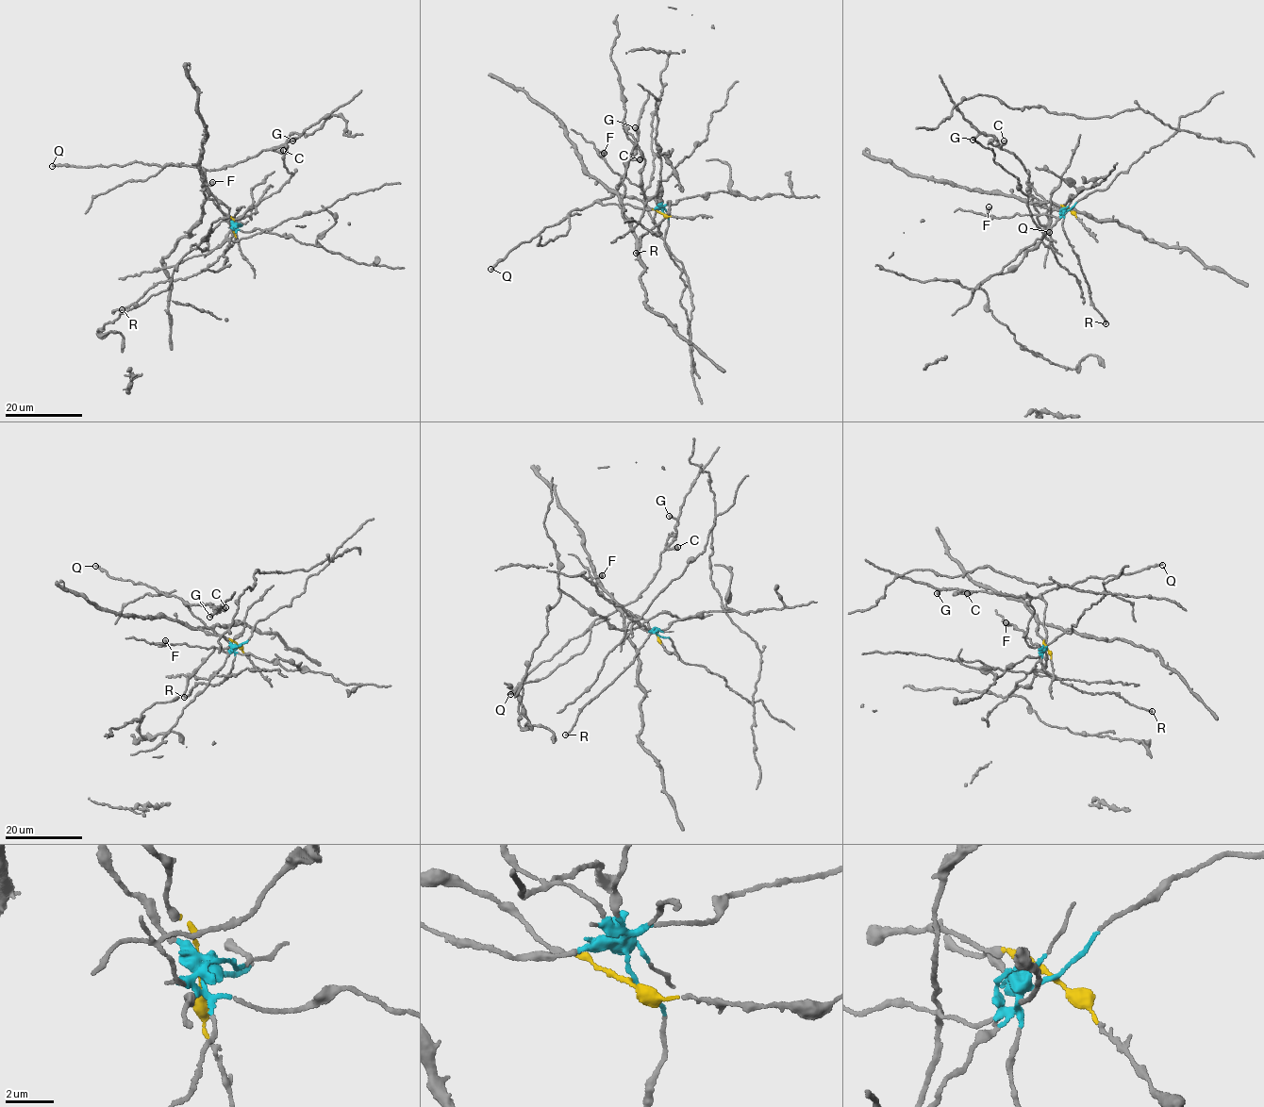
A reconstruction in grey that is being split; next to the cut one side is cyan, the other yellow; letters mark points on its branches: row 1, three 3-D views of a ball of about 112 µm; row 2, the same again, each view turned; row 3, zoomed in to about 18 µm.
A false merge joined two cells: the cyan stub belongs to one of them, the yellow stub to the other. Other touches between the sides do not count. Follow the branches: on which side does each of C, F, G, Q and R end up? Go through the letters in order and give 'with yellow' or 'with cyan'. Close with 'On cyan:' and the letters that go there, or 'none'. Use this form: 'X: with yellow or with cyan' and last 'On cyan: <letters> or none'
C: with cyan
F: with cyan
G: with cyan
Q: with cyan
R: with cyan
On cyan: C, F, G, Q, R

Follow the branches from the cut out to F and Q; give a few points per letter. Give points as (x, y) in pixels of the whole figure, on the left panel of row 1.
F: (235, 226), (229, 226), (212, 200), (205, 197), (202, 186), (213, 181)
Q: (235, 226), (219, 208), (202, 180), (200, 168), (175, 164), (160, 167), (140, 161), (108, 167), (53, 165)

